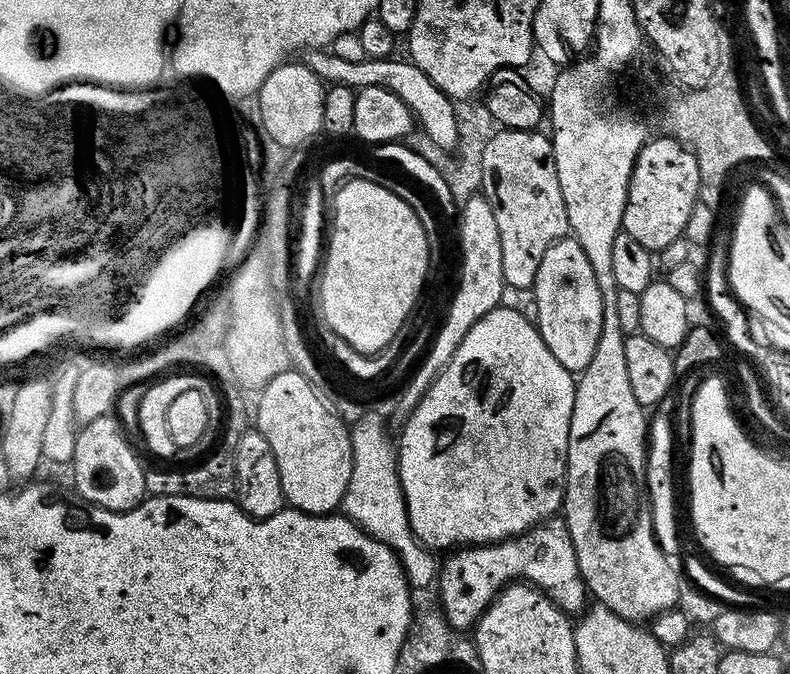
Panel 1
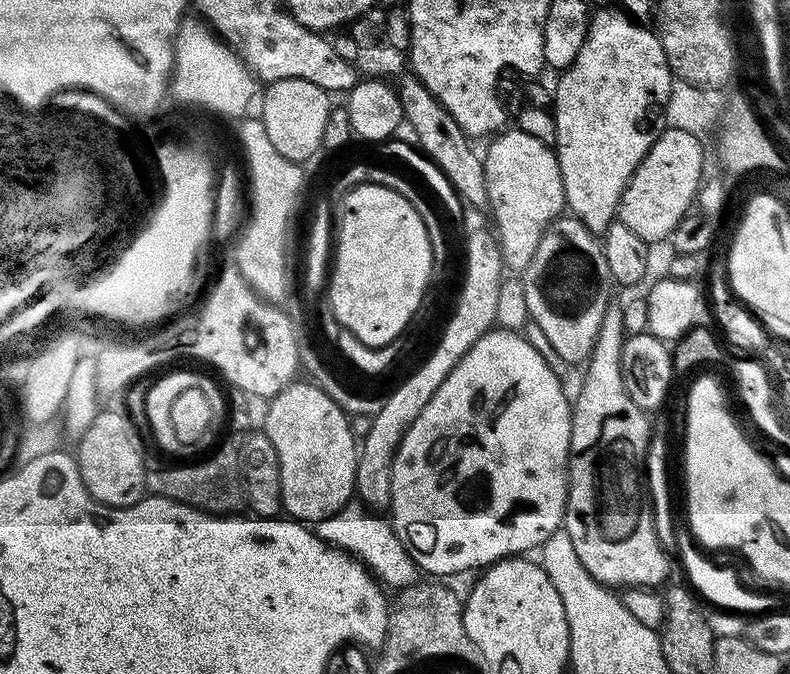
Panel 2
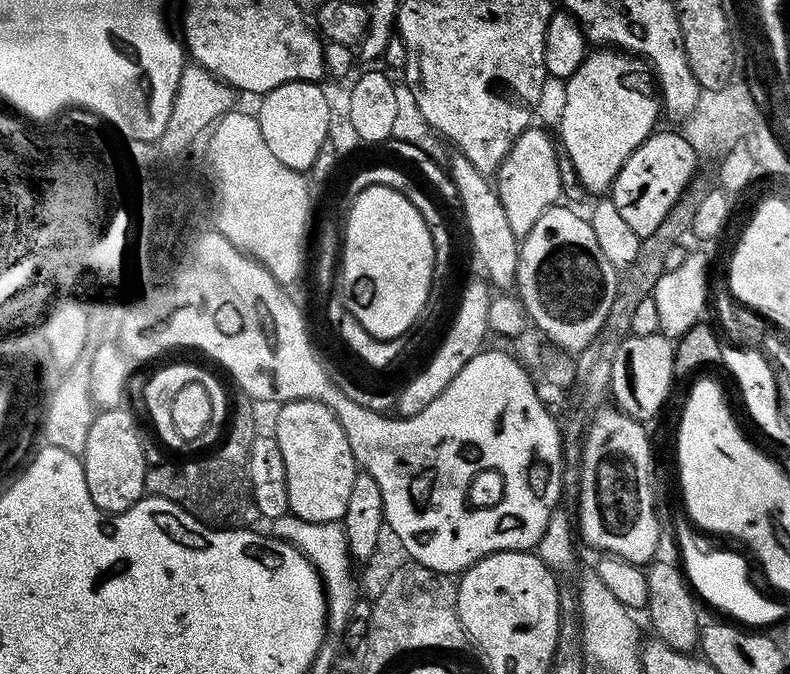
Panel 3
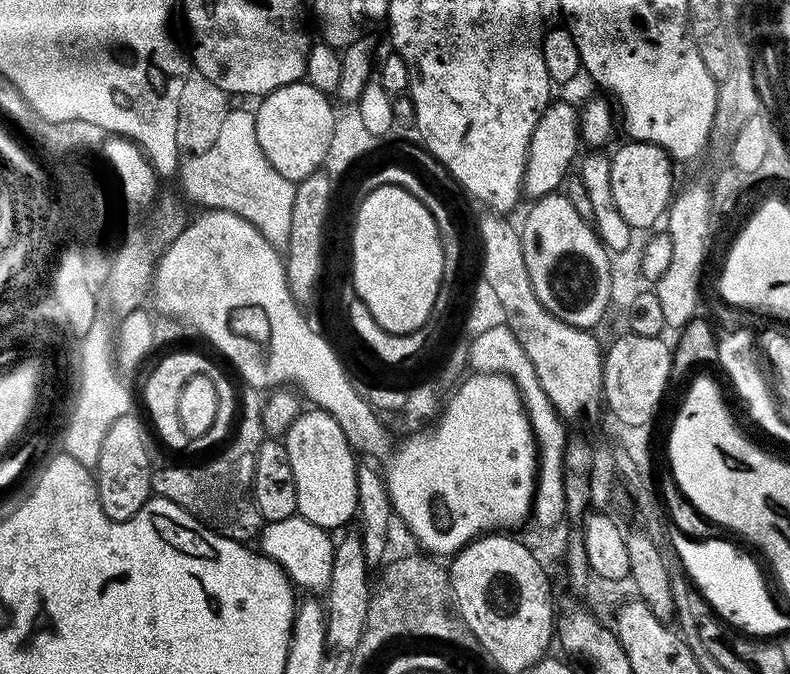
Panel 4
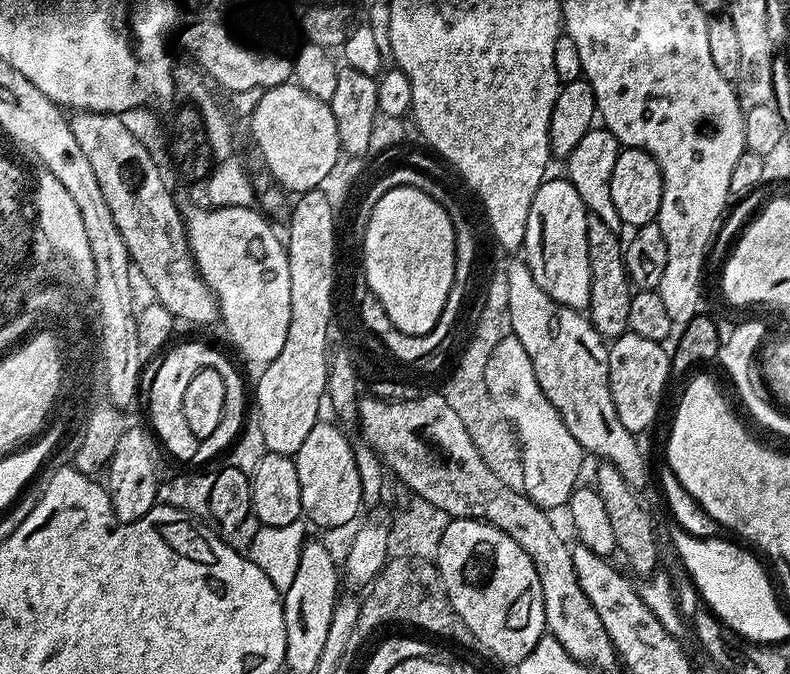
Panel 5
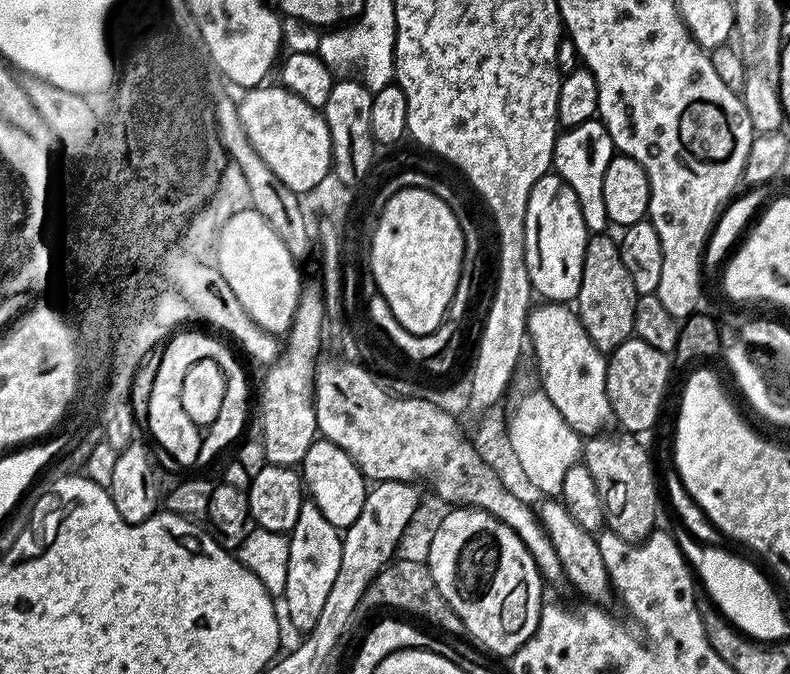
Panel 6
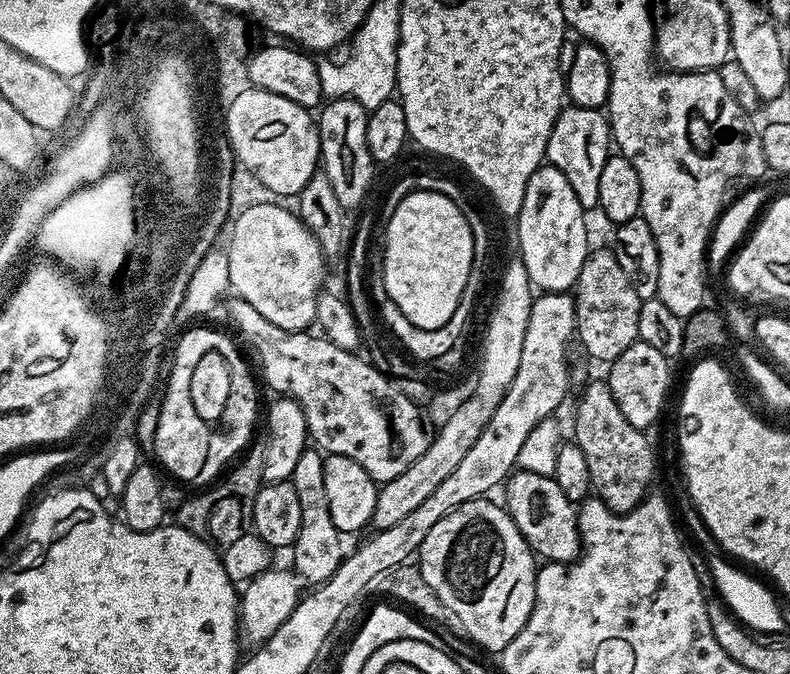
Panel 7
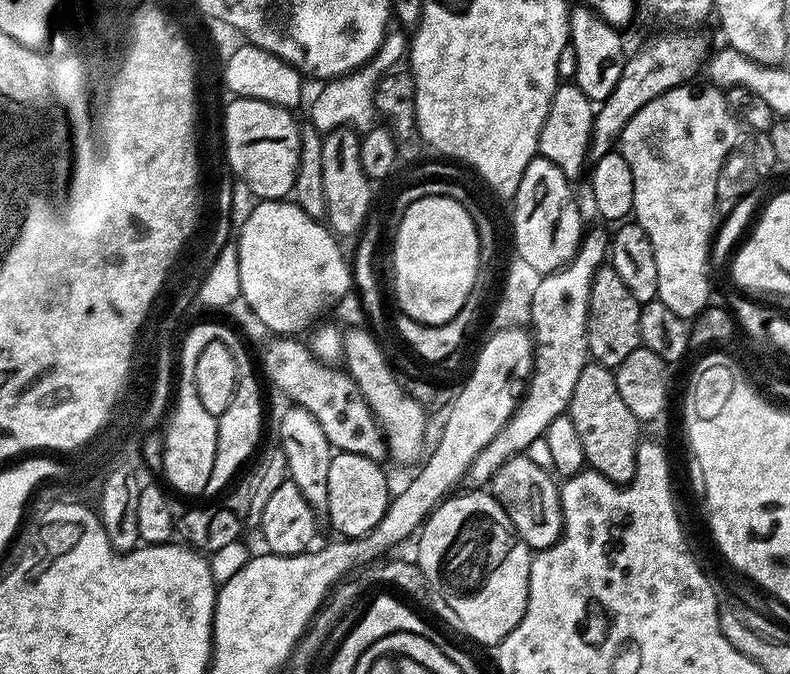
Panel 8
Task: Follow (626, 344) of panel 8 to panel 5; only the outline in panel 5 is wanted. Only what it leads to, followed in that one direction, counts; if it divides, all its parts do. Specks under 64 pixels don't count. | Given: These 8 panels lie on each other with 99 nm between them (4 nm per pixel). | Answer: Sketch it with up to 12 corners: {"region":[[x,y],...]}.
{"region":[[586,218],[586,315],[608,342],[628,331],[634,291],[617,232]]}

